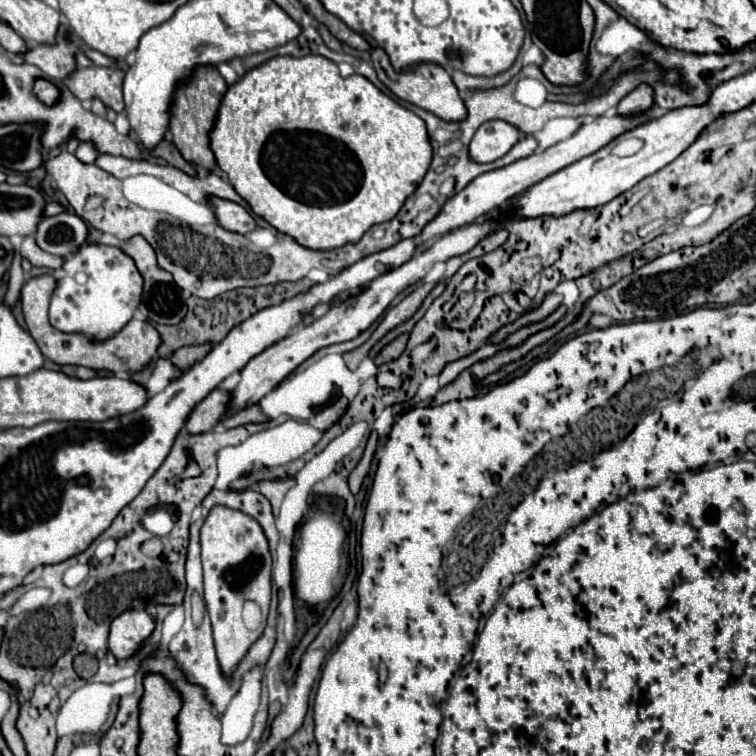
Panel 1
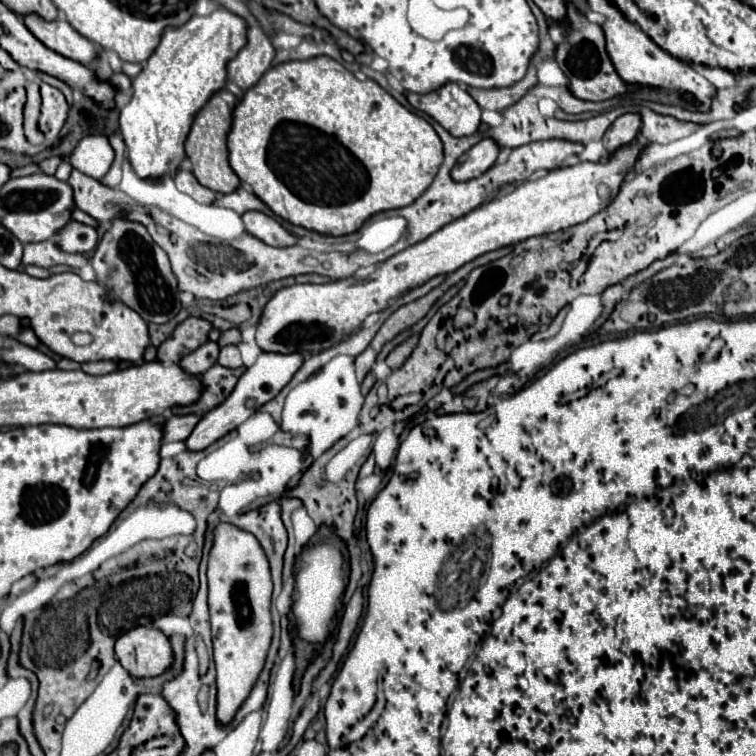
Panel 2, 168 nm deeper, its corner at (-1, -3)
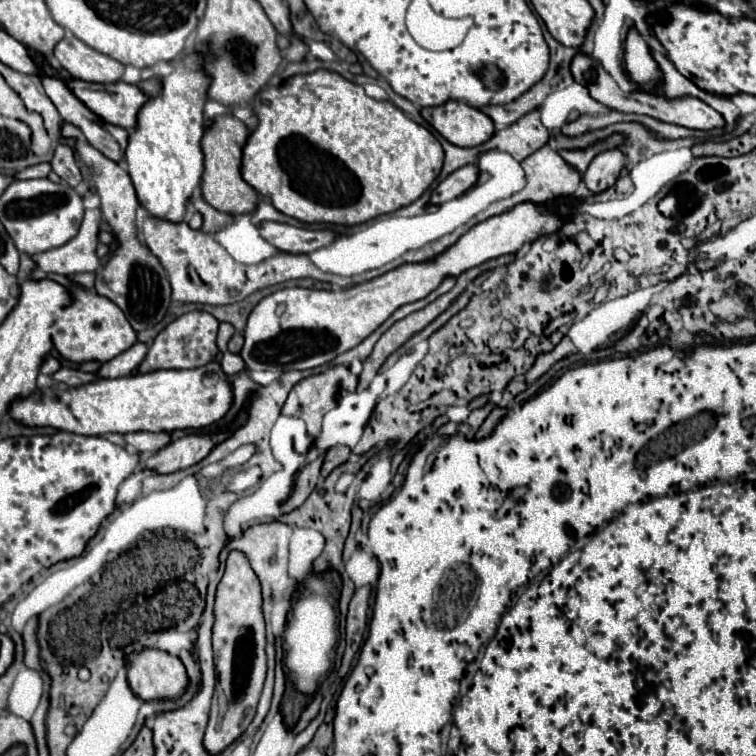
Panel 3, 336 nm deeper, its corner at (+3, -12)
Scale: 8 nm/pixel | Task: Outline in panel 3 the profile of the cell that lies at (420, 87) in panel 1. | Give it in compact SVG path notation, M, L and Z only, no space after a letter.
M448 100L440 106L422 108L420 114L454 146L478 146L494 132L492 120L484 112L460 100Z

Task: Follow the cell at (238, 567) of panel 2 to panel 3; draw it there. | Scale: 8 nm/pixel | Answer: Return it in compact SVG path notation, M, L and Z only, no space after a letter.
M230 550L226 558L224 576L216 588L214 602L214 628L212 628L212 648L214 664L218 676L218 690L228 698L230 704L218 704L218 694L212 698L210 722L204 736L204 746L210 754L220 754L230 746L252 722L256 704L264 686L266 676L266 630L262 614L262 586L252 570L248 558Z

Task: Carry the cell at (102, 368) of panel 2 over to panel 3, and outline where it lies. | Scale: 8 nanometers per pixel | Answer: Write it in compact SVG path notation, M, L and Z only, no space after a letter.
M136 342L134 348L122 352L122 356L116 356L114 360L108 360L100 366L100 370L96 372L96 376L100 378L120 378L120 376L128 376L136 370L136 366L144 360L146 356L146 346L142 342Z

